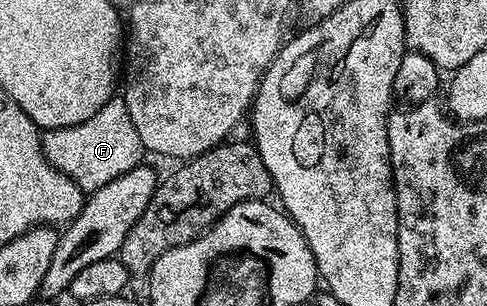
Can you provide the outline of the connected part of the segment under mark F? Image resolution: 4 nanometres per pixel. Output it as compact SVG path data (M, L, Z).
M119 94L105 102L93 118L85 118L85 122L77 126L48 128L42 138L43 152L49 163L77 182L87 194L96 192L105 182L113 182L113 178L121 178L125 170L133 170L145 156L141 138L137 138L137 126L133 126L133 118L129 118L129 110L125 110L125 102Z

